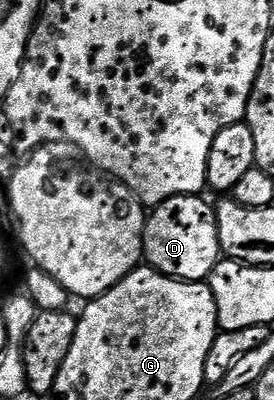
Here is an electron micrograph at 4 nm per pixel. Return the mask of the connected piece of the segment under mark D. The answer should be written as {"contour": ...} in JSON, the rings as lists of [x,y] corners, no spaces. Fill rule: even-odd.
{"contour":[[[203,195],[169,197],[169,201],[157,205],[146,216],[143,224],[143,259],[162,275],[183,279],[187,283],[201,283],[210,280],[213,269],[220,261],[221,252],[215,207],[207,204],[205,200]]]}

